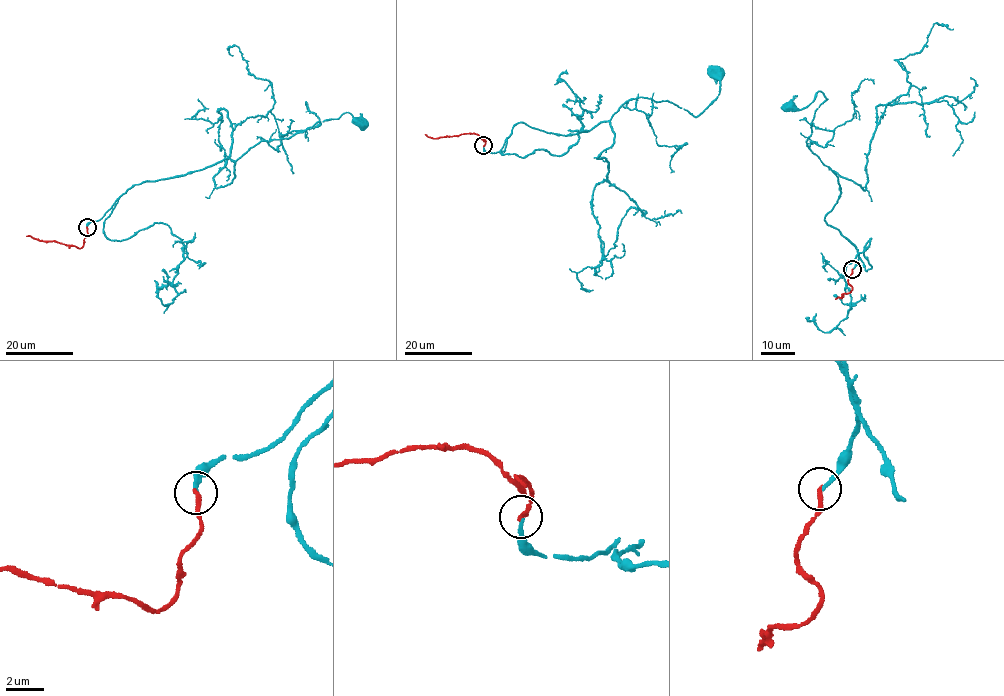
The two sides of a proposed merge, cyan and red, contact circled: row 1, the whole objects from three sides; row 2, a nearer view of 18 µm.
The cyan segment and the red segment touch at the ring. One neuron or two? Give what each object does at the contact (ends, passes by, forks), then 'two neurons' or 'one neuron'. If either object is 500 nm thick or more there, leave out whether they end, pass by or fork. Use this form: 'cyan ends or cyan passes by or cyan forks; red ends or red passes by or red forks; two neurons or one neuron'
cyan ends; red ends; one neuron

